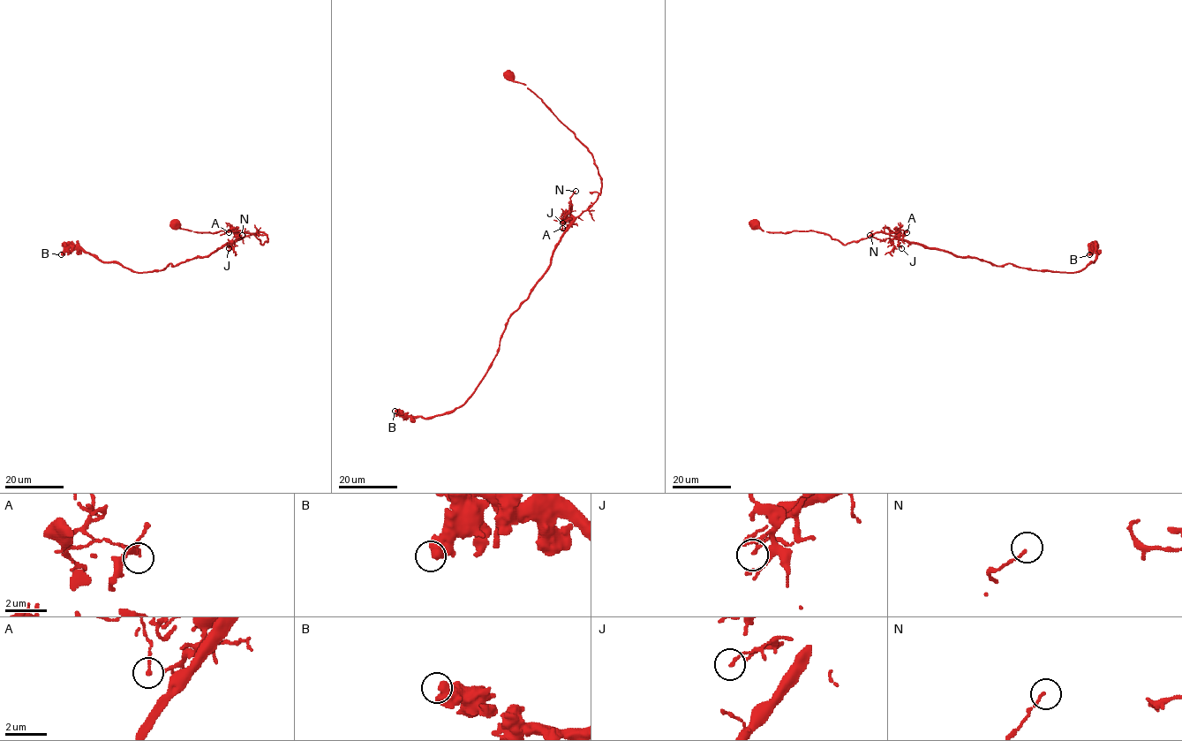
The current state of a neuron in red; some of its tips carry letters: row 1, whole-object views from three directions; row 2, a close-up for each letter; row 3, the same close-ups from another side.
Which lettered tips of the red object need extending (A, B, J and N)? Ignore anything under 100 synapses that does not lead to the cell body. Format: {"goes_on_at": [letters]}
{"goes_on_at": []}

